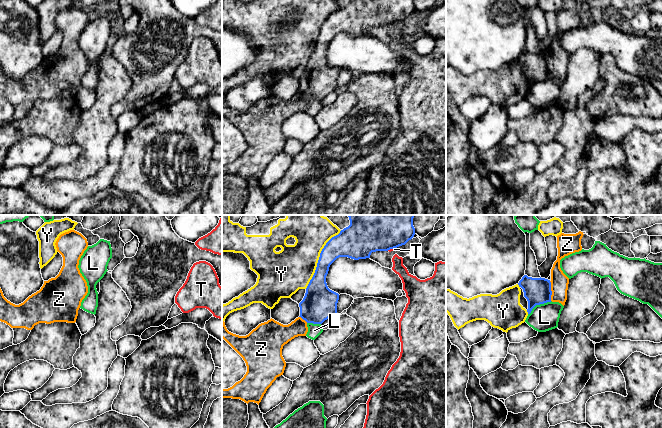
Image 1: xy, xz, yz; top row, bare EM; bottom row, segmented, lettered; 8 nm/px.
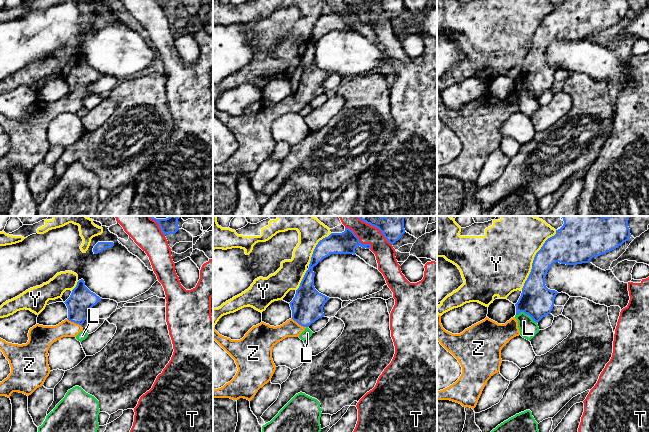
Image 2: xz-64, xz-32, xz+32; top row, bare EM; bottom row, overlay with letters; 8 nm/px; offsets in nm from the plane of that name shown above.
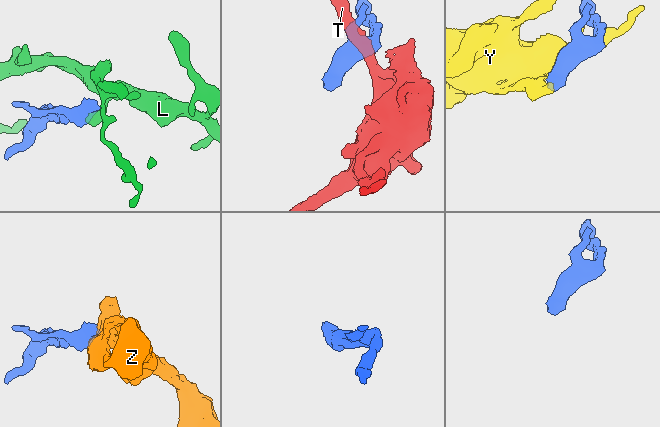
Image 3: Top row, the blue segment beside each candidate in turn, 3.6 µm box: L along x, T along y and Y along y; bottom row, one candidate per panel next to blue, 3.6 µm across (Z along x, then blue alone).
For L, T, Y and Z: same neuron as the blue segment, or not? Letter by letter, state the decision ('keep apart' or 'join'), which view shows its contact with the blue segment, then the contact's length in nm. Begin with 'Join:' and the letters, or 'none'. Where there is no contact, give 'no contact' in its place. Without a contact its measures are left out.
Join: Z
L: keep apart; meets blue in yz; contact 220 nm long
T: keep apart; meets blue in xz; contact 80 nm long
Y: keep apart; meets blue in xz; contact 550 nm long
Z: join; meets blue in yz; contact 160 nm long

